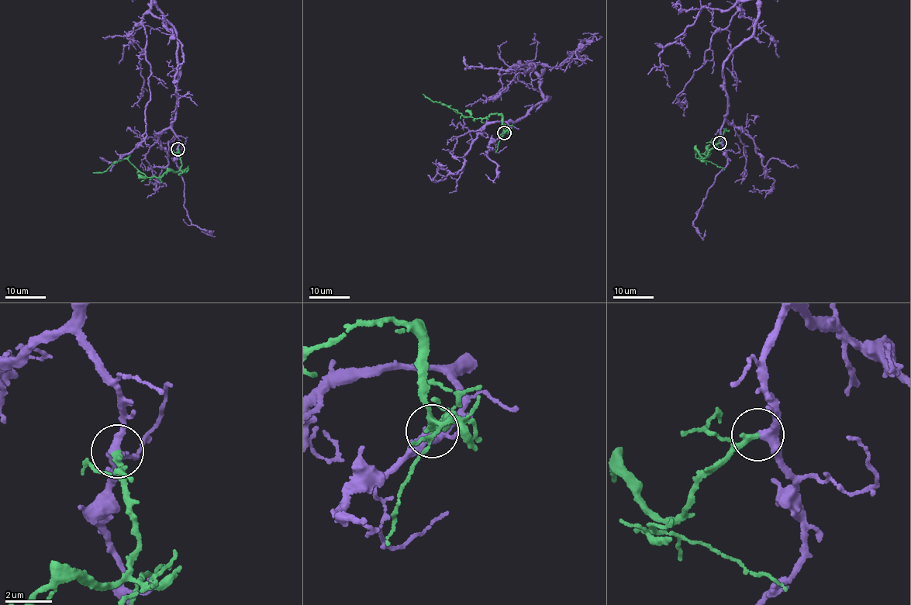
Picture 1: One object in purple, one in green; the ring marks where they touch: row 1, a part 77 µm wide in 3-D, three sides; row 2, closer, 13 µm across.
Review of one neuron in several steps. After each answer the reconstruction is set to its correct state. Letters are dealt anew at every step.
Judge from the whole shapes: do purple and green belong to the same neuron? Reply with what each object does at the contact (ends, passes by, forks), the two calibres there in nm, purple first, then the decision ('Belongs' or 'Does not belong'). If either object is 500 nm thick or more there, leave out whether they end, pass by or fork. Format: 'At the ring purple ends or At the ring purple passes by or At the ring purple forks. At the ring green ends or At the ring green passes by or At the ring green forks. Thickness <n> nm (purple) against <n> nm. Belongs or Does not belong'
At the ring purple passes by. At the ring green passes by. Thickness 360 nm (purple) against 190 nm. Belongs

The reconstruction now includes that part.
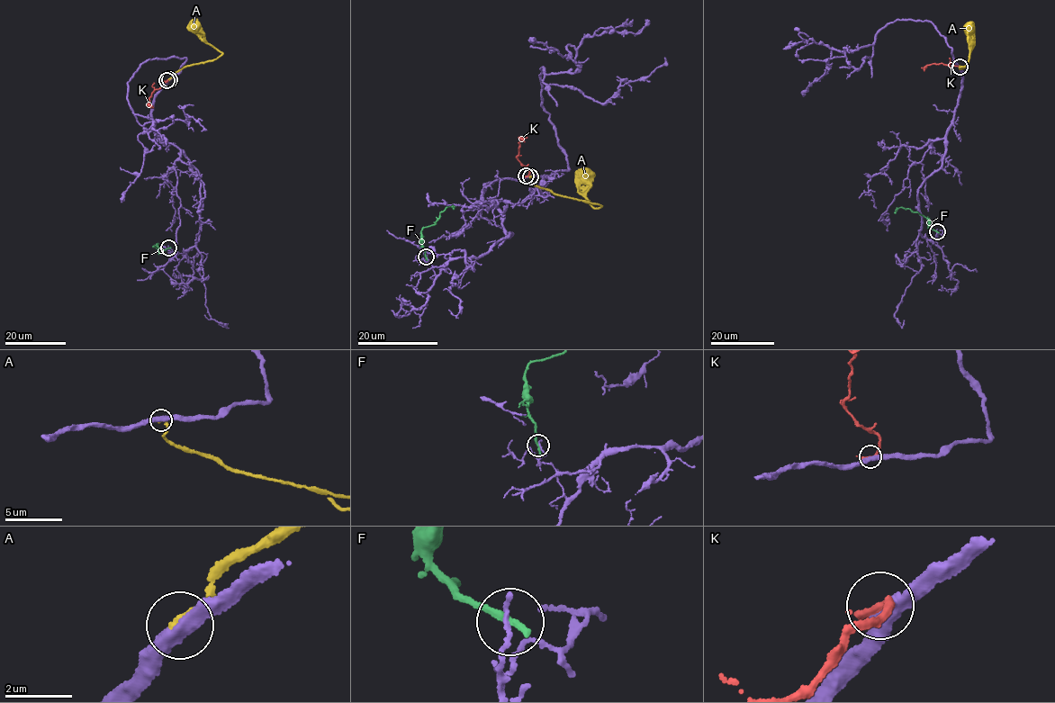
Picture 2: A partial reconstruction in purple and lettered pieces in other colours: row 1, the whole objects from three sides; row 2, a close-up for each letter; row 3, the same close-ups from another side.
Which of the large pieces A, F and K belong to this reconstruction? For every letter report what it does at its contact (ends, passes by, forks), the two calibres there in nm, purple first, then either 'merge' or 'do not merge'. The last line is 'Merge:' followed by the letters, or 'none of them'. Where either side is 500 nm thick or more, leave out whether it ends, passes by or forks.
A: it ends | 360/300 nm | merge
F: it ends | 140/240 nm | do not merge
K: it ends | 360/320 nm | do not merge
Merge: A

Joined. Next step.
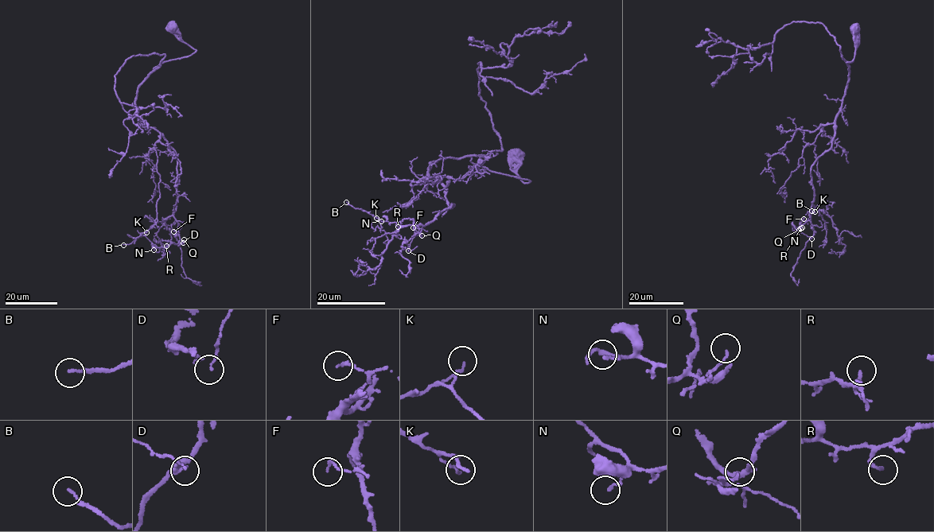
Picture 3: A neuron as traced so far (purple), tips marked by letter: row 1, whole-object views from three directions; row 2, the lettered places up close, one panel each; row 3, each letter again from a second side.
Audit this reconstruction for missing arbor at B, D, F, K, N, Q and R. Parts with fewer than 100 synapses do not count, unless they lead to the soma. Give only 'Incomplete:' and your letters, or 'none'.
Incomplete: none

